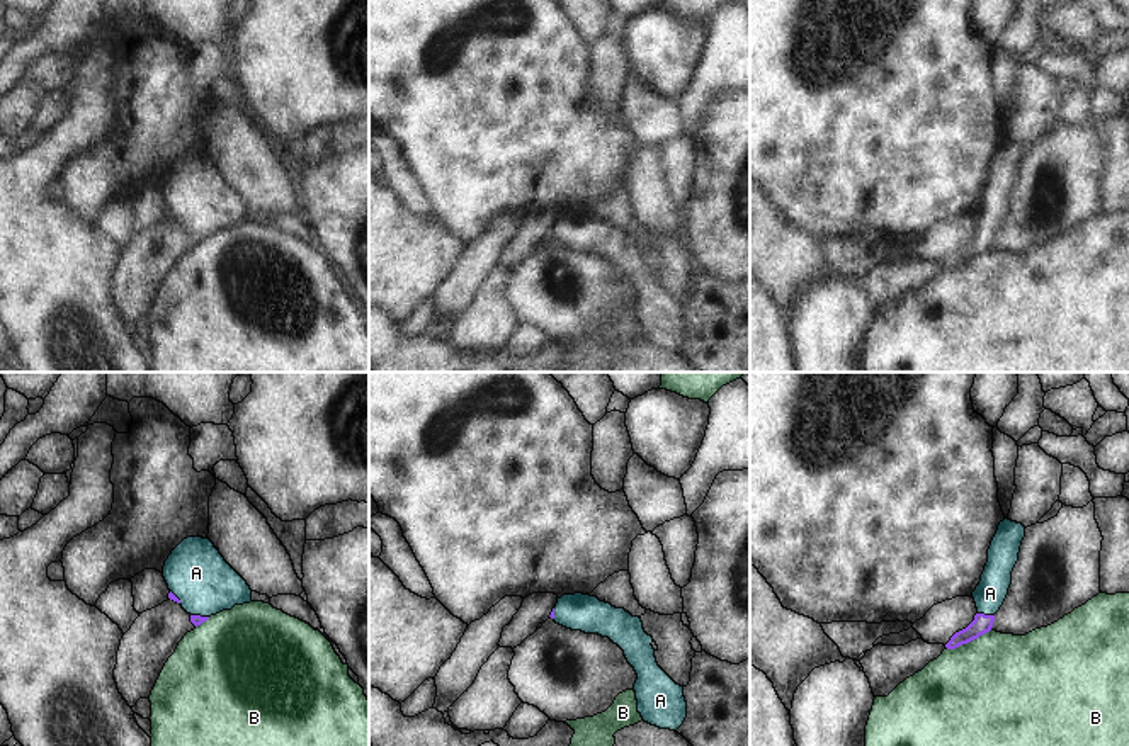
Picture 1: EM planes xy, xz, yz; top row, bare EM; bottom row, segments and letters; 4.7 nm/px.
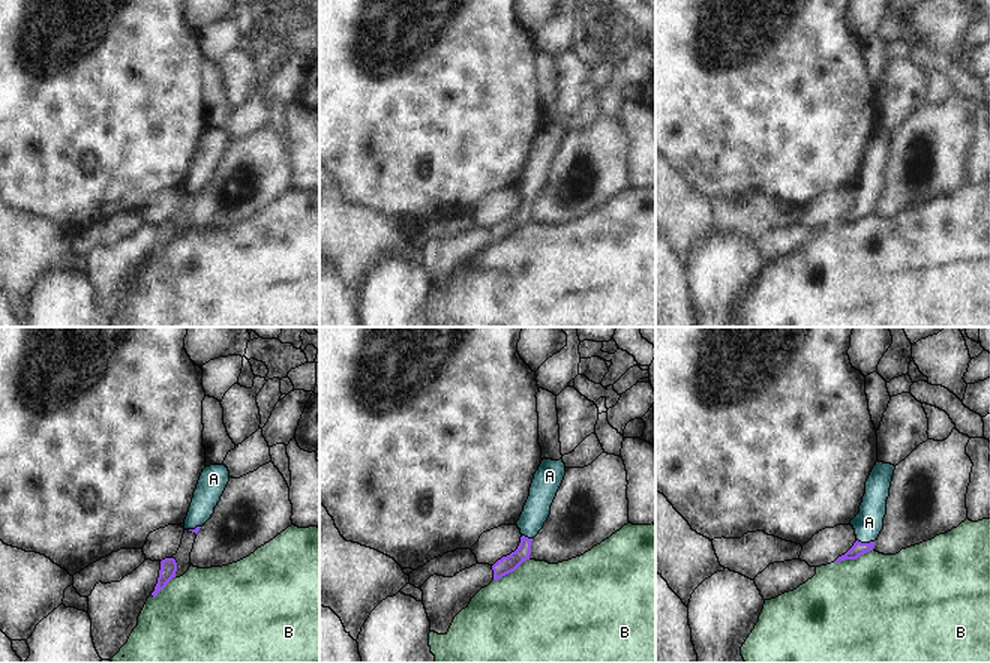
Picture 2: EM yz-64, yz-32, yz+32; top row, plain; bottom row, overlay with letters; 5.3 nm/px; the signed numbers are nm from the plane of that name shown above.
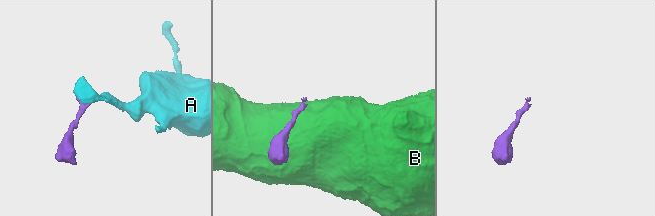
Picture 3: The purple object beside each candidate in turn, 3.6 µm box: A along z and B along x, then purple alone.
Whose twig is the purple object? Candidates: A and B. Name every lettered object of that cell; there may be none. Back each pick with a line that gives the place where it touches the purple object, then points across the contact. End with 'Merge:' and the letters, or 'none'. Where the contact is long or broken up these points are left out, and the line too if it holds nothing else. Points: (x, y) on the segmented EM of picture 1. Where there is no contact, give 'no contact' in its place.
A: yz (987, 616) | across yz (981, 624), (987, 616), (990, 593)
Merge: A

